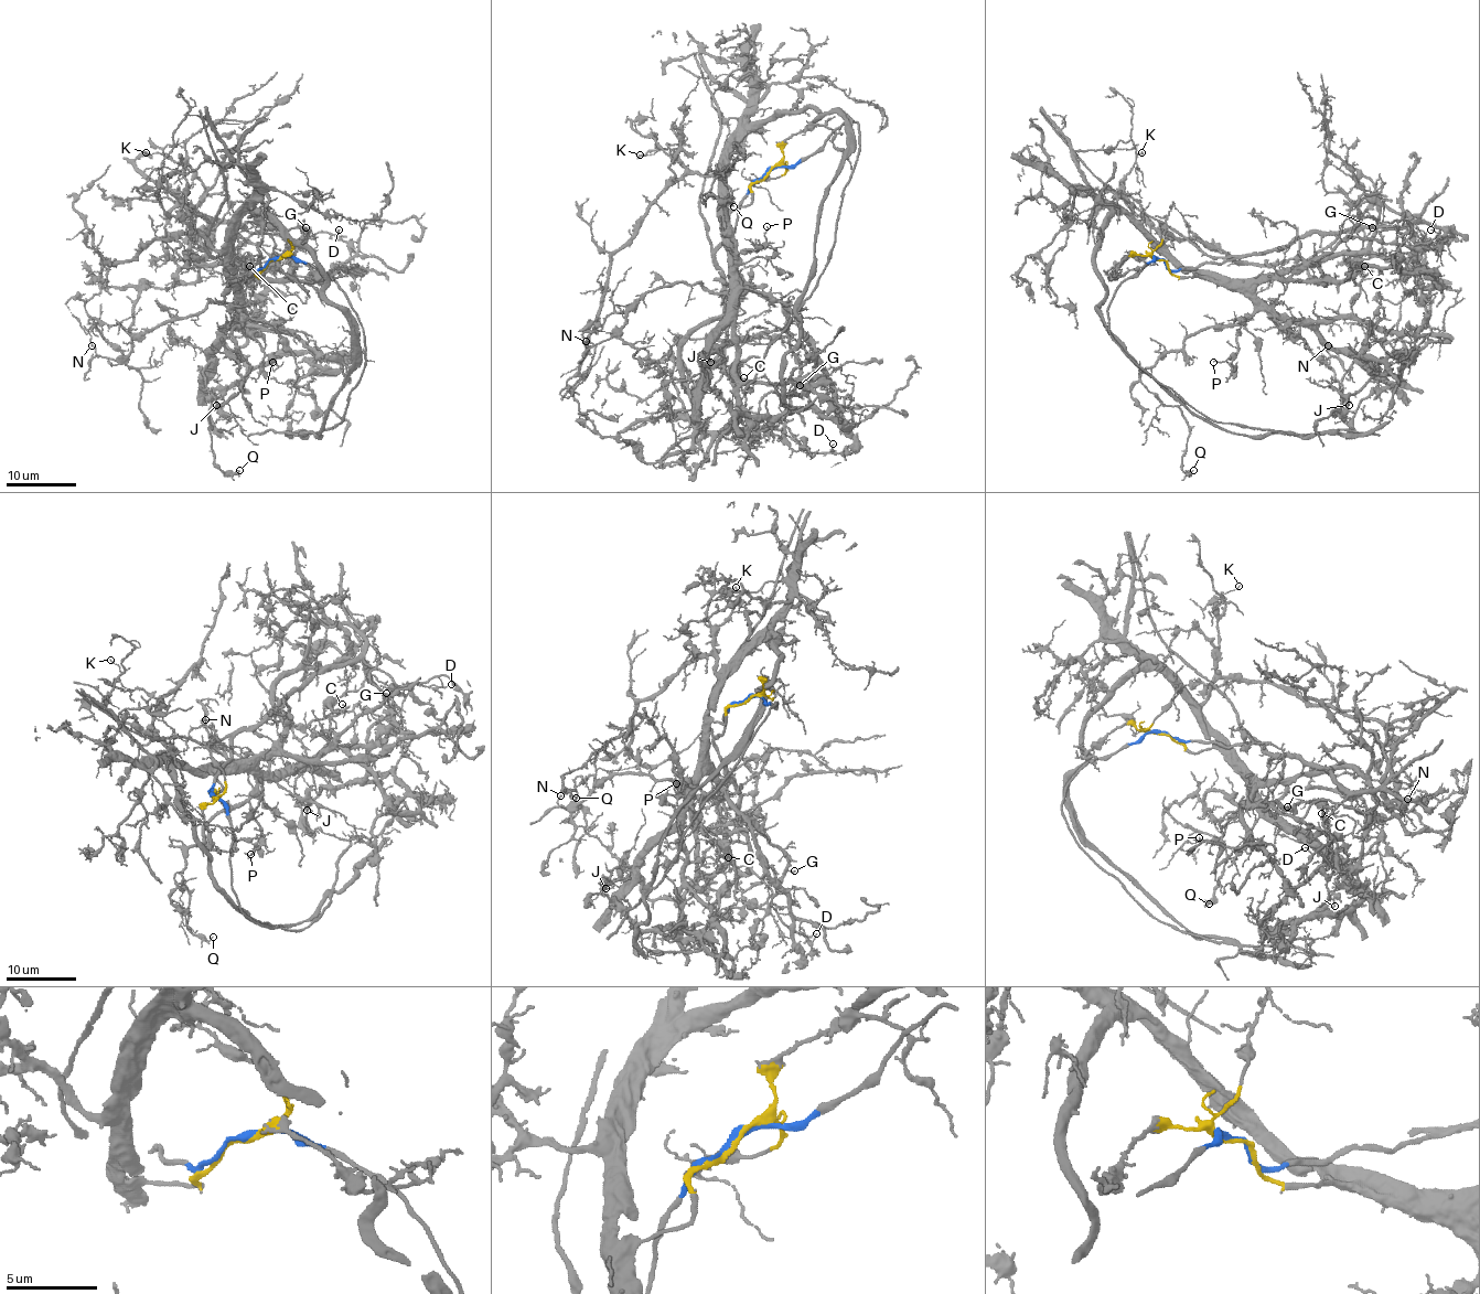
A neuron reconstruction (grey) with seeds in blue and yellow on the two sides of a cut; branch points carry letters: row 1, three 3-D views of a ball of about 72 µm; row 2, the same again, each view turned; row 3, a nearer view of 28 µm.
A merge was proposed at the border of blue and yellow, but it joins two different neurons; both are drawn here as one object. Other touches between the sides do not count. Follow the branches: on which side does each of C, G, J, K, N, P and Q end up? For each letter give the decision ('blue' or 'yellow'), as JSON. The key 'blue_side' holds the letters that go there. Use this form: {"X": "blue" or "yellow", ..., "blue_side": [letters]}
{"C": "yellow", "G": "yellow", "J": "yellow", "K": "yellow", "N": "yellow", "P": "yellow", "Q": "yellow", "blue_side": []}

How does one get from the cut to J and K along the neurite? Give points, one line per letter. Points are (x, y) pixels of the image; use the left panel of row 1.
J: (276, 260), (270, 260), (258, 277), (235, 277), (235, 319), (214, 343), (203, 378), (216, 398), (216, 405)
K: (276, 260), (258, 277), (232, 277), (228, 259), (172, 216), (158, 198), (164, 157), (146, 151)

